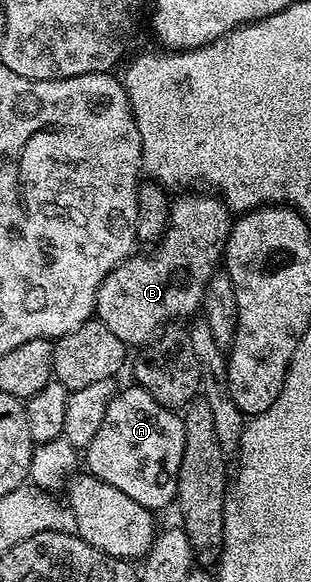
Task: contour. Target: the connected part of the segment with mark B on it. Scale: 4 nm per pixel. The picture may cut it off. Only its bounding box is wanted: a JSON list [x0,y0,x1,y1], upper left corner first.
[95,193,235,348]

